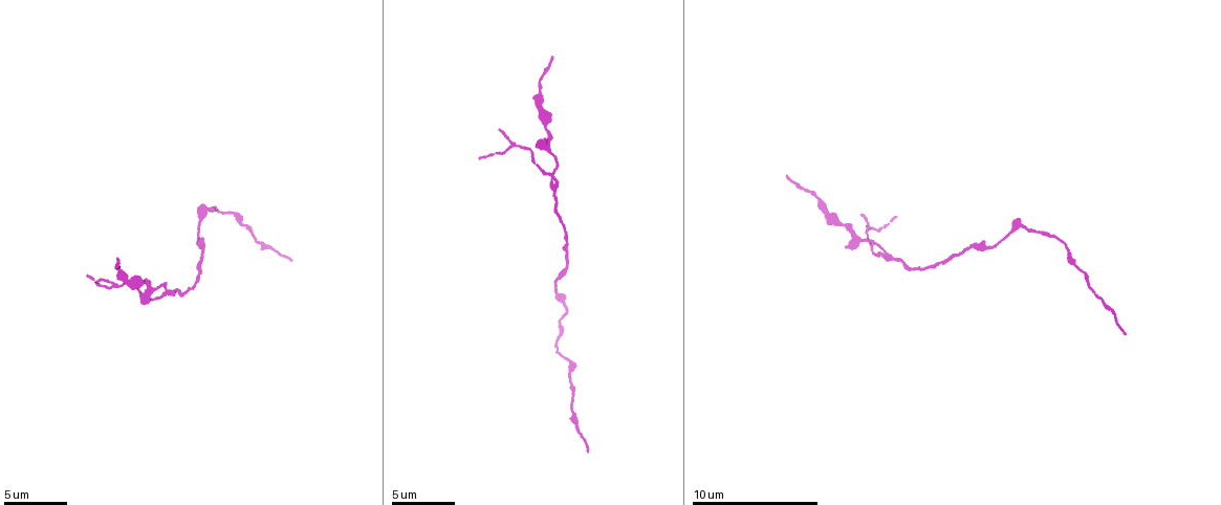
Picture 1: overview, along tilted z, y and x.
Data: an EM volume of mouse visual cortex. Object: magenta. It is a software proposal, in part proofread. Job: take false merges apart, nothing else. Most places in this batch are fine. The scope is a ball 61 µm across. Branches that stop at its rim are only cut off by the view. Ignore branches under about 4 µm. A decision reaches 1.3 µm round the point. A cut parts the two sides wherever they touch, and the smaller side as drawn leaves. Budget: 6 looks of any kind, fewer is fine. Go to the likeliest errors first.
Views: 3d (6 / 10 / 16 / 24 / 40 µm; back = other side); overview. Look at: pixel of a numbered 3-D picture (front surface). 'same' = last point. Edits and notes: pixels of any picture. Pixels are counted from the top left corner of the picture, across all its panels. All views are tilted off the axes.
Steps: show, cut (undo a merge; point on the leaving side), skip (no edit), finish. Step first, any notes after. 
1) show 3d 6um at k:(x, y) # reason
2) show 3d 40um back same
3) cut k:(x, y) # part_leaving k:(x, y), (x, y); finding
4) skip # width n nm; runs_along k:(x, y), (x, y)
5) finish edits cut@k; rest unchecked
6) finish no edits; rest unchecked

show 3d 6um at 1:(879, 251) # three-way junction

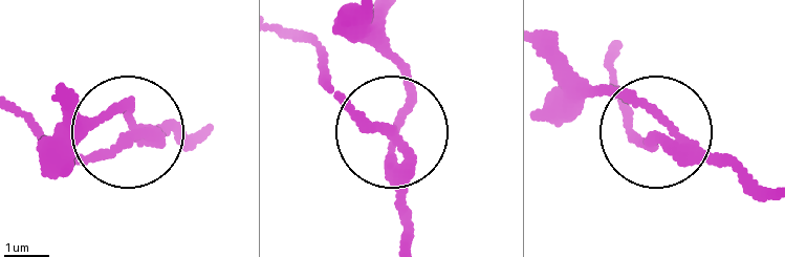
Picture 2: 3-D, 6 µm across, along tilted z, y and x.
skip # runs_along 2:(410, 243), (389, 146), (317, 75); continuous, no second cell

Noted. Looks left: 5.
show 3d 6um at 1:(1028, 230)

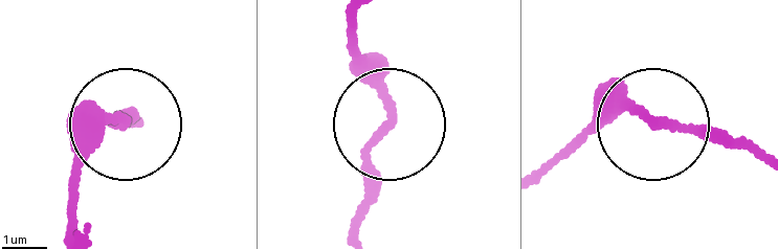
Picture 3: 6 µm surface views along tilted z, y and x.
skip # runs_along 3:(546, 172), (630, 114), (761, 149); continuous, no second cell

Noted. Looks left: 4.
show 3d 16um at 1:(1082, 270) # sudden change in width

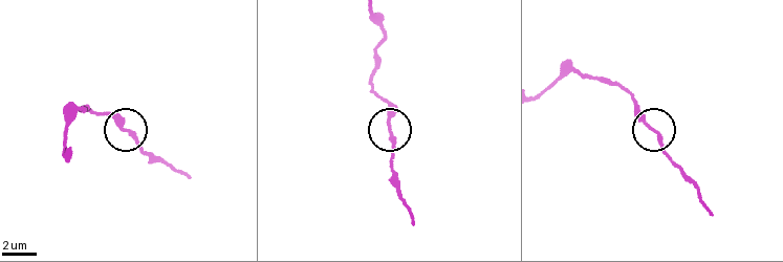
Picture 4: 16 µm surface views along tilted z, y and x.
skip # one cell here

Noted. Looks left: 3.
finish no edits; rest unchecked

